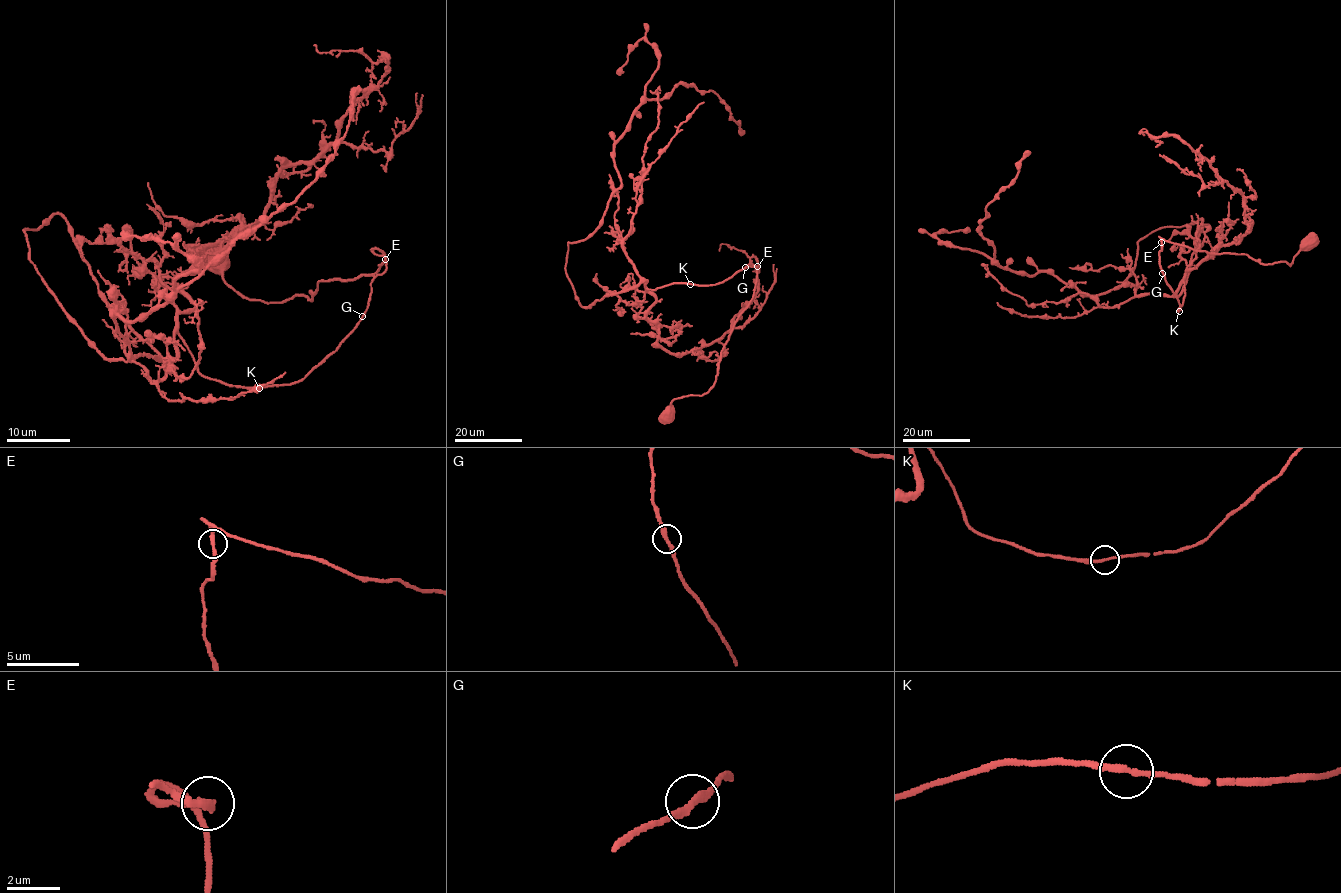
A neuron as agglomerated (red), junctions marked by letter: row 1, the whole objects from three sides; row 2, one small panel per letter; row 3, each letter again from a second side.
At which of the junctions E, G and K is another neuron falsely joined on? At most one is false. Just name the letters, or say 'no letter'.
no letter

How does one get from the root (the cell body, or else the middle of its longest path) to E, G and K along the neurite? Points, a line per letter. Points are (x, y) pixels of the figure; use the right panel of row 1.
E: (1309, 242), (1294, 256), (1290, 266), (1285, 261), (1259, 263), (1245, 254), (1195, 251), (1160, 237), (1161, 242)
G: (1309, 242), (1290, 266), (1285, 261), (1259, 263), (1245, 254), (1195, 251), (1160, 237), (1162, 272)
K: (1309, 242), (1290, 266), (1285, 261), (1259, 263), (1245, 254), (1195, 251), (1160, 237), (1160, 268), (1179, 310)

